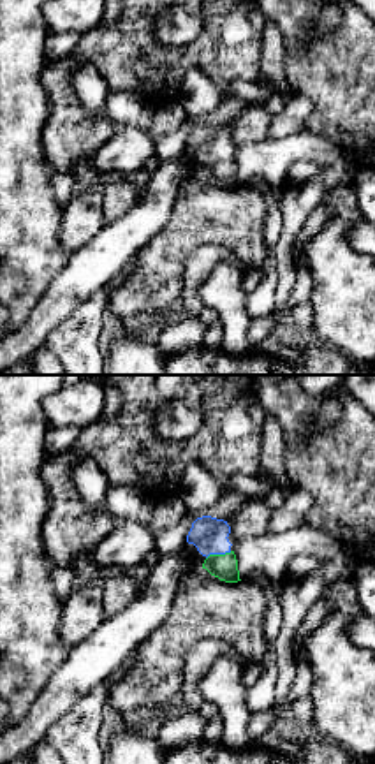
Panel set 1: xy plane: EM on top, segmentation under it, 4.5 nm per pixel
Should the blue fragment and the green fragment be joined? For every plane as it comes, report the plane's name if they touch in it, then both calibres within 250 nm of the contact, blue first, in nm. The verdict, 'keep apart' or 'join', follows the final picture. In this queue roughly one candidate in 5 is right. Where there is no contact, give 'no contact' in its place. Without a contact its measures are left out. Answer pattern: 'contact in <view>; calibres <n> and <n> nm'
contact in xy; calibres 160 and 120 nm

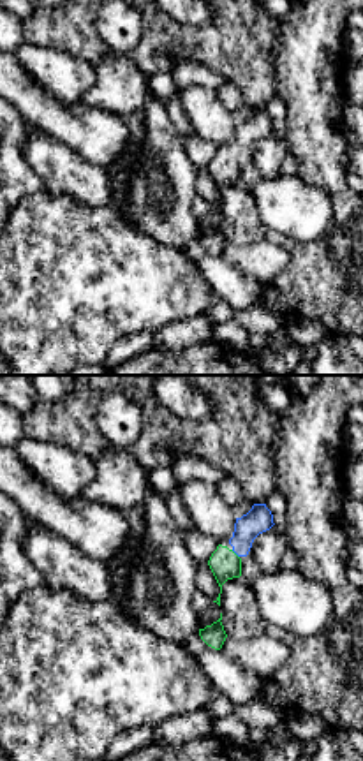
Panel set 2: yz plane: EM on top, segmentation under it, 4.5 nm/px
contact in yz; calibres 120 and 140 nm

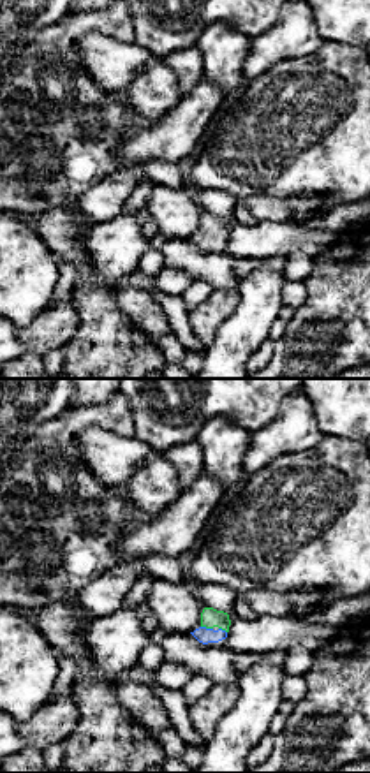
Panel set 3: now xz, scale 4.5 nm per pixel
contact in xz; calibres 70 and 90 nm

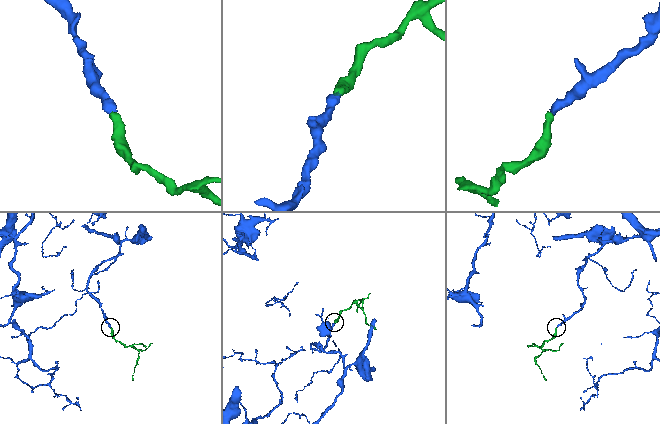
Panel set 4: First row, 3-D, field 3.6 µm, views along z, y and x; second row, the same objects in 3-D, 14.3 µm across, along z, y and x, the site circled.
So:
join

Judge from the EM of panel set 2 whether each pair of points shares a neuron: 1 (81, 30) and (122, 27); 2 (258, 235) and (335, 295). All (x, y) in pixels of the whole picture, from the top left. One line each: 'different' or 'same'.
1: different
2: same

